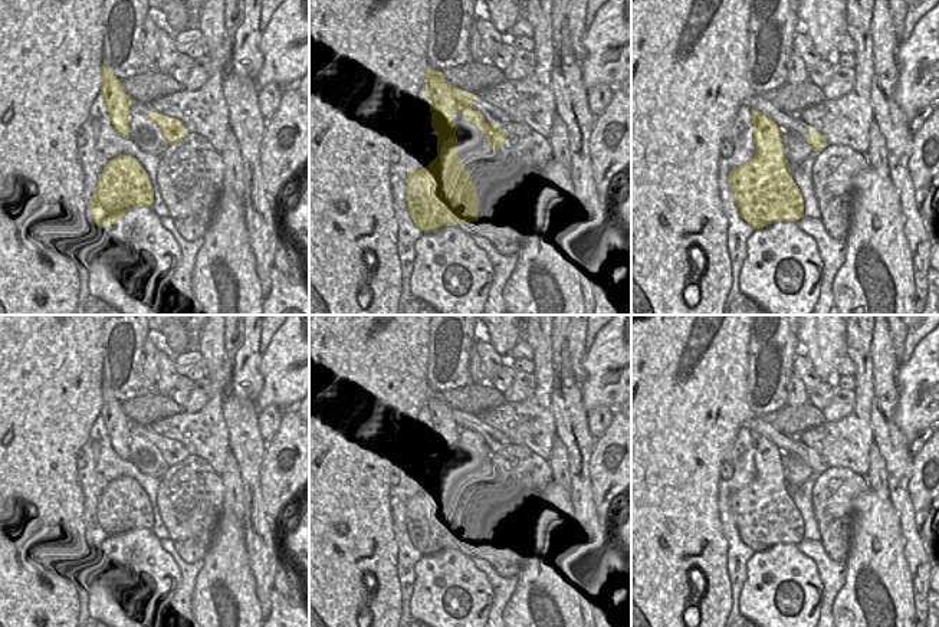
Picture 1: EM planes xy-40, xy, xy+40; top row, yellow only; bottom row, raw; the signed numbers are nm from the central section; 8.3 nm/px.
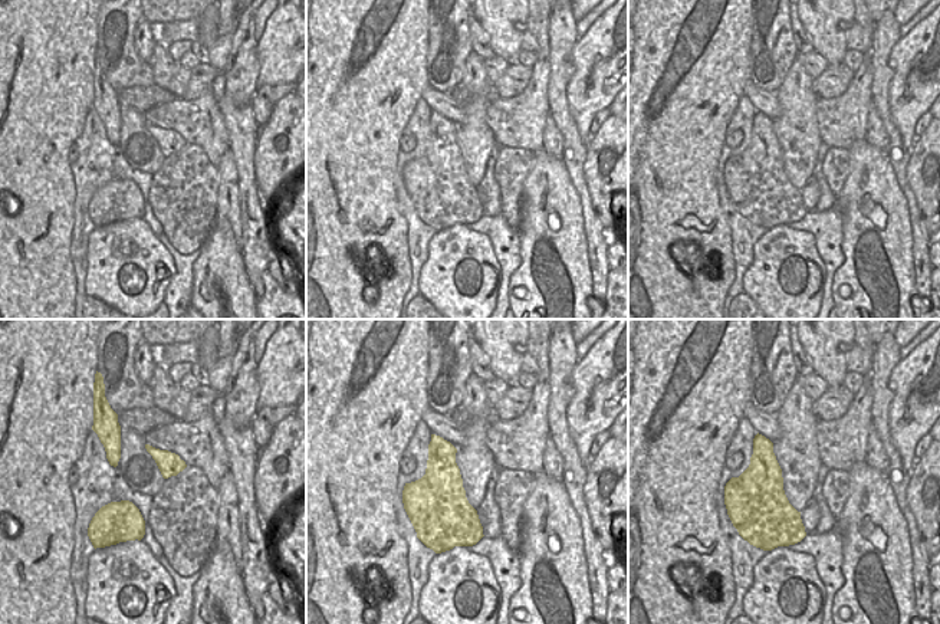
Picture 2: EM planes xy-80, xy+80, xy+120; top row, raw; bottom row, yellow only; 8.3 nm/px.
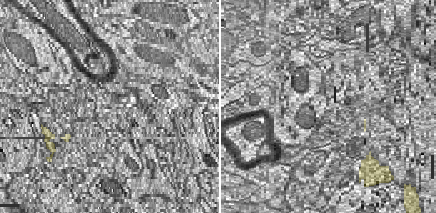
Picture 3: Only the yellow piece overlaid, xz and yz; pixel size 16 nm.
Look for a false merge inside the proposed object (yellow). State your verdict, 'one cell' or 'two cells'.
two cells

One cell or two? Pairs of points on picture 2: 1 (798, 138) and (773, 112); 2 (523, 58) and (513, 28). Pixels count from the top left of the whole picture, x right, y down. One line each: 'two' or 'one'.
1: two
2: two

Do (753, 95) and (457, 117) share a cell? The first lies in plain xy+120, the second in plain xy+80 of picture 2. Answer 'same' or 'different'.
same

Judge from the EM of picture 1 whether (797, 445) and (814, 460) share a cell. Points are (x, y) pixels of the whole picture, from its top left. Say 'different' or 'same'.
same

